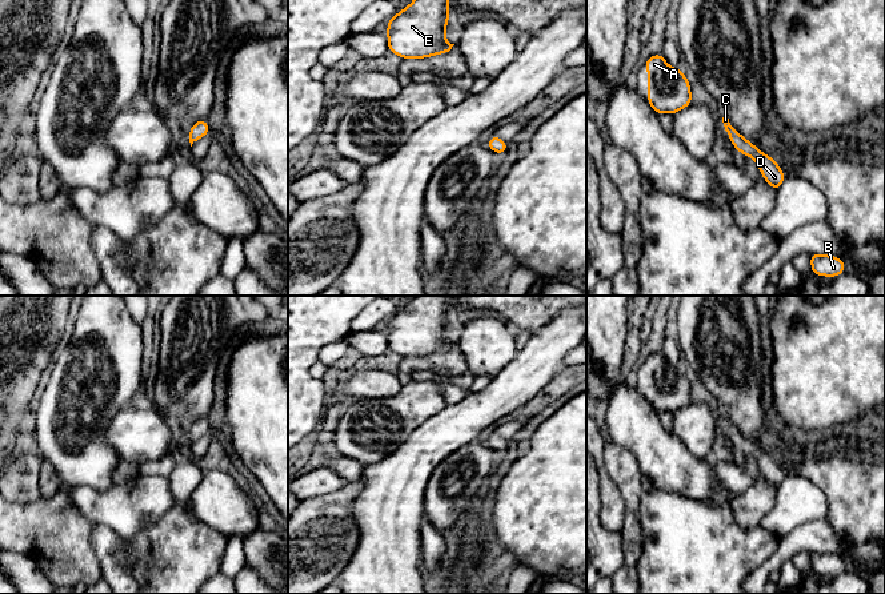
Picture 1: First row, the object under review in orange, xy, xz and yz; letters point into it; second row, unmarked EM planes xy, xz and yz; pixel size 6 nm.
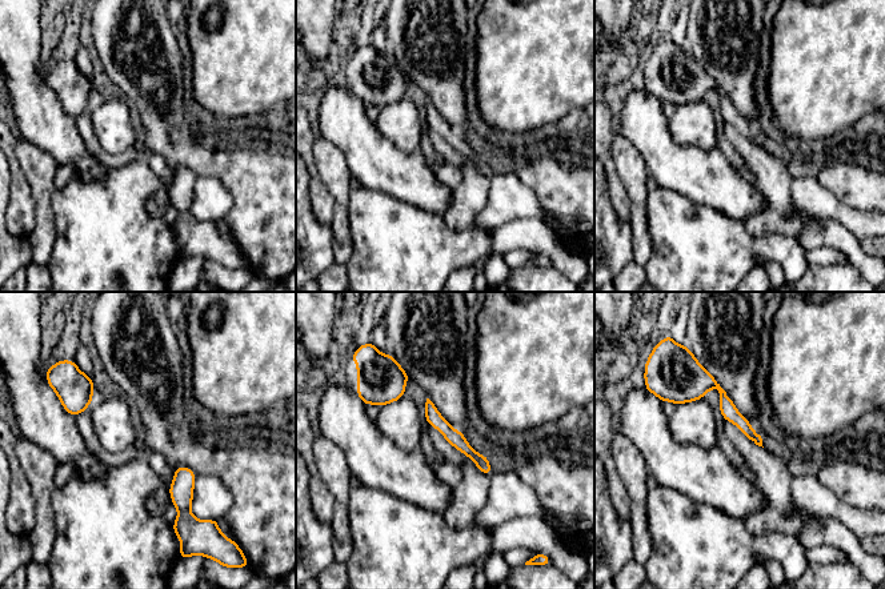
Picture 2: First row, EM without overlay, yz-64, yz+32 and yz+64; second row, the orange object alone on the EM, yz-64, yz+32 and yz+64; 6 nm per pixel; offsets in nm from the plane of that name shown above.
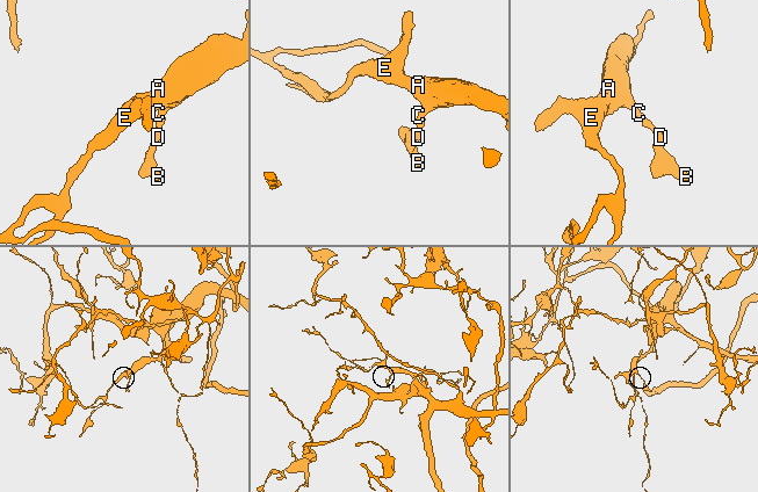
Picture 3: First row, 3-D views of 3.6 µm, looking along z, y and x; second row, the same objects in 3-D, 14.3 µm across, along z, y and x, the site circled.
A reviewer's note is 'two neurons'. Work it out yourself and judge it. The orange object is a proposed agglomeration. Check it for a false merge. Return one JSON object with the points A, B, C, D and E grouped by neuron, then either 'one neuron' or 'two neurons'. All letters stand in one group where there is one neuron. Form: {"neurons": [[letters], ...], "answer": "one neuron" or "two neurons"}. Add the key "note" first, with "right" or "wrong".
{"note": "wrong", "neurons": [["A", "B", "C", "D", "E"]], "answer": "one neuron"}

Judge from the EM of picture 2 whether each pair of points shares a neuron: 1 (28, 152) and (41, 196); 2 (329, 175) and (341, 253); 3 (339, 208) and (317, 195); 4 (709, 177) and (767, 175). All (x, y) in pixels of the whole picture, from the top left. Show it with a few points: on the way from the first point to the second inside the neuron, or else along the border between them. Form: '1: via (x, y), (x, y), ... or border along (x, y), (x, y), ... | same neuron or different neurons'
1: via (35, 163), (39, 167), (41, 185) | same neuron
2: via (340, 195), (341, 233) | same neuron
3: border along (320, 177), (333, 201), (333, 221), (331, 225) | different neurons
4: border along (755, 184), (764, 199), (764, 205), (751, 215) | different neurons

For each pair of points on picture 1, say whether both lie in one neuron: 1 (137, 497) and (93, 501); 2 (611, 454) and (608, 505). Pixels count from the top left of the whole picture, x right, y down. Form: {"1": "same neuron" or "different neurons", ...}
{"1": "same neuron", "2": "different neurons"}

